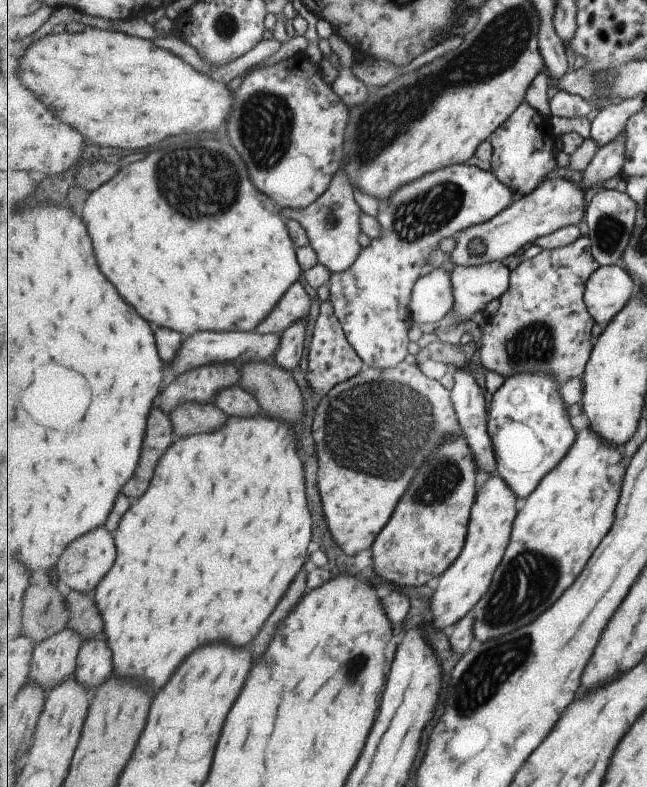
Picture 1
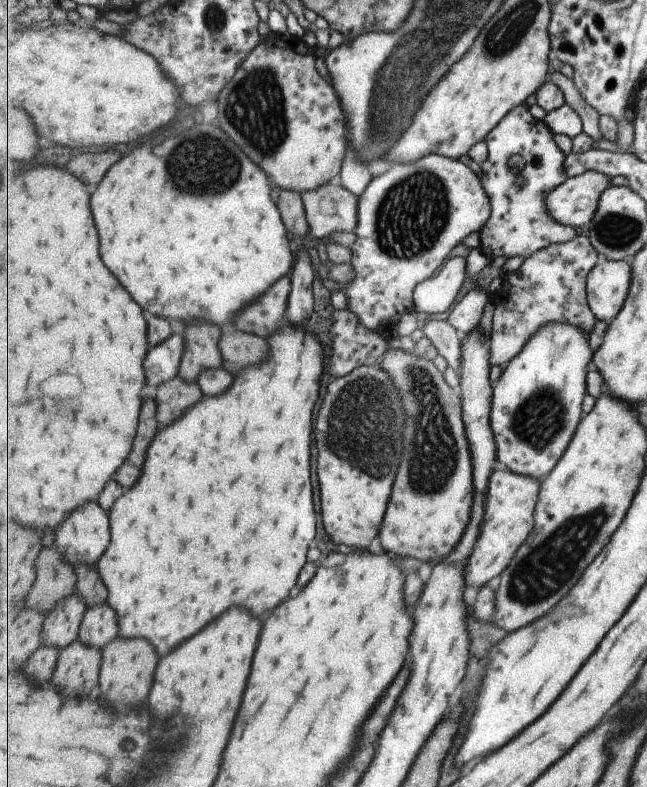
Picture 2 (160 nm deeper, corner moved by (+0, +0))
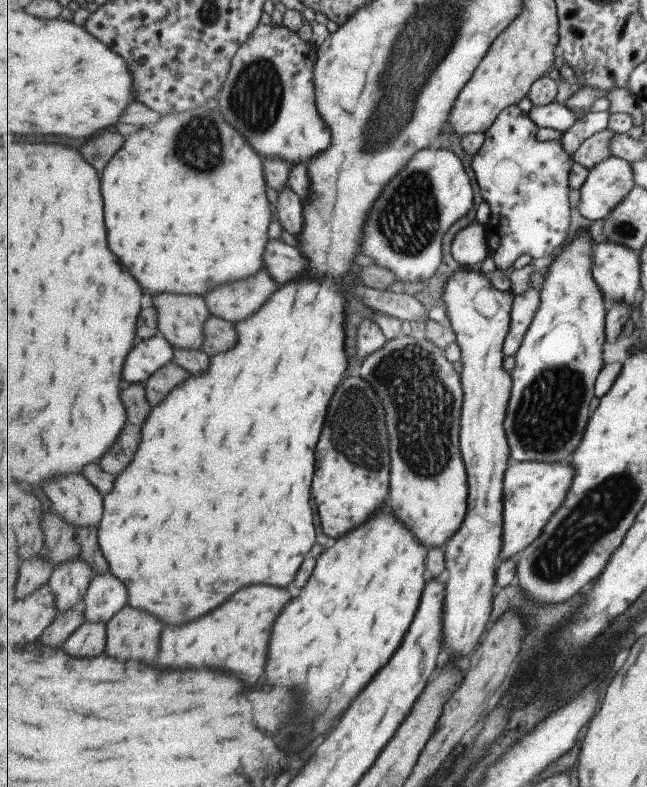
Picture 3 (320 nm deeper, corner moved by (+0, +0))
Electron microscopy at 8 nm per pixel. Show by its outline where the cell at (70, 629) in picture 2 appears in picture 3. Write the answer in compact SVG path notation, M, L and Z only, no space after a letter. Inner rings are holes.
M83 558L59 564L54 568L50 584L53 596L57 596L59 615L83 605L94 576L95 570Z

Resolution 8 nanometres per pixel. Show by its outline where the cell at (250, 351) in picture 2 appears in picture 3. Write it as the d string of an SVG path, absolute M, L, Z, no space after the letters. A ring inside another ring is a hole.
M211 314L205 324L205 342L202 350L209 356L215 356L215 354L227 352L227 348L233 348L235 344L237 344L235 326Z

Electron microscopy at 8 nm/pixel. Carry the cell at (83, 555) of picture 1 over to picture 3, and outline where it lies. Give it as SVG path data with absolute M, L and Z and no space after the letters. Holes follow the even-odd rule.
M83 474L57 476L55 480L49 480L43 486L42 496L47 505L52 506L69 524L73 524L73 528L101 526L105 500Z

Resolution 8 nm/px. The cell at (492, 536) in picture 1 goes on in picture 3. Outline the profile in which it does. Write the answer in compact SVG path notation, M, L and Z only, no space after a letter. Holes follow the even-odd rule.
M519 462L509 466L505 474L504 487L504 528L502 560L518 558L545 531L549 520L567 500L571 480L575 478L575 468L569 464L553 462Z

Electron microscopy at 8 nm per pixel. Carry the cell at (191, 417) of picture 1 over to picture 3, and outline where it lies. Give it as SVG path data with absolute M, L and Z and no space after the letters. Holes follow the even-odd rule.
M174 362L167 364L165 368L161 368L161 372L155 372L147 380L147 396L149 396L149 402L153 406L159 404L175 386L179 386L181 382L185 382L189 378L189 374L185 368Z

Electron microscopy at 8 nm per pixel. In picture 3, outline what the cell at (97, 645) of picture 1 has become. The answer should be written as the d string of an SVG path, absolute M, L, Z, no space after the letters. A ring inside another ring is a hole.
M95 574L93 582L85 596L85 622L103 622L108 624L111 618L125 608L127 604L127 586L117 576L111 574Z

